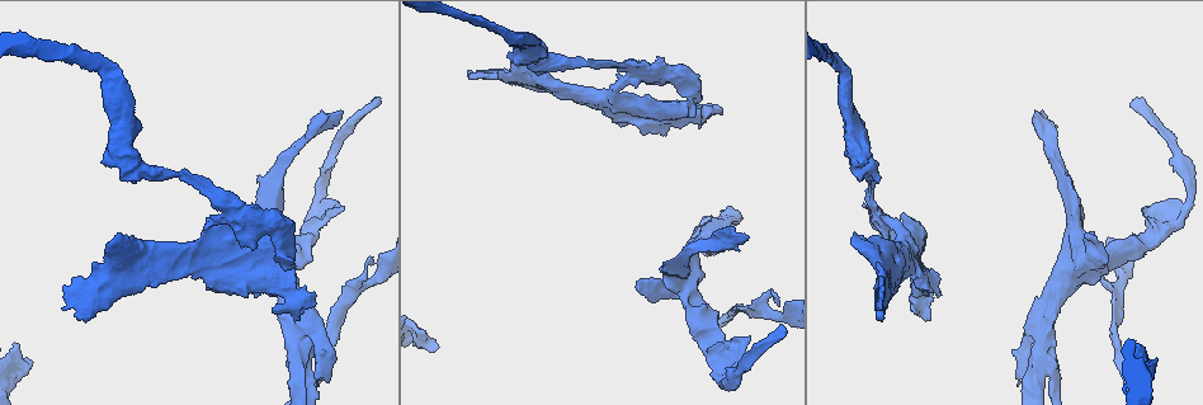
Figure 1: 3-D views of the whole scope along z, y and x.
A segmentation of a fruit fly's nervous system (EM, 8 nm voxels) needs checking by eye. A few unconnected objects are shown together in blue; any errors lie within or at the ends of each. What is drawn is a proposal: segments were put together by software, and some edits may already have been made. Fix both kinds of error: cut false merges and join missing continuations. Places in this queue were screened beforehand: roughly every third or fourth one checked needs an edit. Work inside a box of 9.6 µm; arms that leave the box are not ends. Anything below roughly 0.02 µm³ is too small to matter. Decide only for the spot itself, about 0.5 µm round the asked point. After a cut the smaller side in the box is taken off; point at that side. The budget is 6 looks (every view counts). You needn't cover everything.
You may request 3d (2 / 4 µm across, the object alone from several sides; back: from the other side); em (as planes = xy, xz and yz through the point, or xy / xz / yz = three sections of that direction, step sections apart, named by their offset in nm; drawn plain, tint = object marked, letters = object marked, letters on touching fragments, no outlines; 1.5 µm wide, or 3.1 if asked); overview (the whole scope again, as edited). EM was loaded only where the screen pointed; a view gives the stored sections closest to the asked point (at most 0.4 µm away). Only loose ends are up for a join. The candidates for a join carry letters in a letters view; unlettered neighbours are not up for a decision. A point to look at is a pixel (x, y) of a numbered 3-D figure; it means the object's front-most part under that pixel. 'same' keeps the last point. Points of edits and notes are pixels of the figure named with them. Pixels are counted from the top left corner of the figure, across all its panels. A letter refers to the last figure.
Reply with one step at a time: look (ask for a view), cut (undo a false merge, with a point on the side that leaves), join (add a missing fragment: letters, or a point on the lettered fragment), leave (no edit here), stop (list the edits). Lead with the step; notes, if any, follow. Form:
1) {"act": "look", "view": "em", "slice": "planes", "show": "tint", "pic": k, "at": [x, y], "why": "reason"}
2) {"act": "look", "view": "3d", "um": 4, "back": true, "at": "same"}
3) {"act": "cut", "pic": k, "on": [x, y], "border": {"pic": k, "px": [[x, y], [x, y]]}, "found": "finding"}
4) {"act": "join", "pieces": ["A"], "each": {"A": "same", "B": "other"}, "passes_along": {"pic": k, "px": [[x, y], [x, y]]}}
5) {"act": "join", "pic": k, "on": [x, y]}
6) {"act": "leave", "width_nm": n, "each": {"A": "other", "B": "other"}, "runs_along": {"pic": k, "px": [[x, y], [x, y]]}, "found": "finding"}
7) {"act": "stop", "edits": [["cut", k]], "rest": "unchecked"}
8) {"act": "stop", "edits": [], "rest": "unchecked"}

{"act": "look", "view": "3d", "um": 4, "back": true, "pic": 1, "at": [376, 99], "why": "free end"}

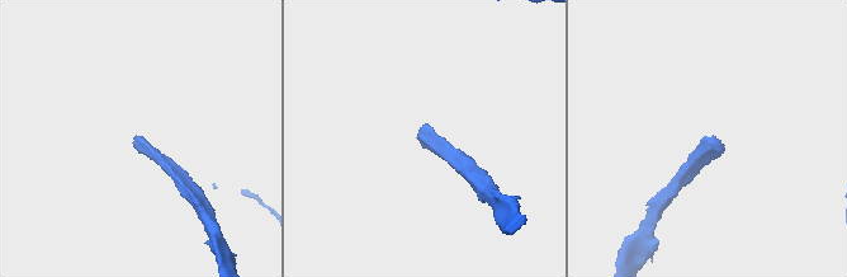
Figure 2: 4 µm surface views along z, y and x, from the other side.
{"act": "look", "view": "em", "slice": "planes", "show": "letters", "pic": 2, "at": [422, 134], "why": "now the EM"}

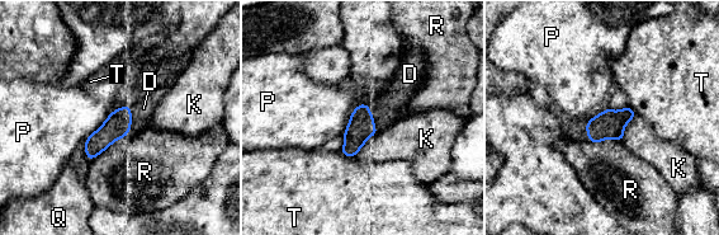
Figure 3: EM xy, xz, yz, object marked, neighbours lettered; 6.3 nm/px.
{"act": "join", "pieces": ["D"], "longest_contact_nm": ["R", 320], "each": {"D": "same", "K": "other", "P": "other", "Q": "other", "R": "other", "T": "other"}, "found": "it goes on there"}

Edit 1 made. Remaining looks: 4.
{"act": "look", "view": "3d", "um": 2, "back": true, "pic": 1, "at": [1156, 231]}

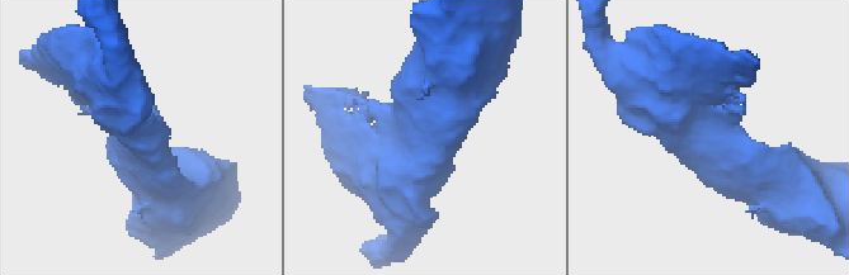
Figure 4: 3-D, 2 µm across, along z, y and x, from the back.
{"act": "look", "view": "em", "slice": "planes", "show": "letters", "pic": 4, "at": [702, 137]}

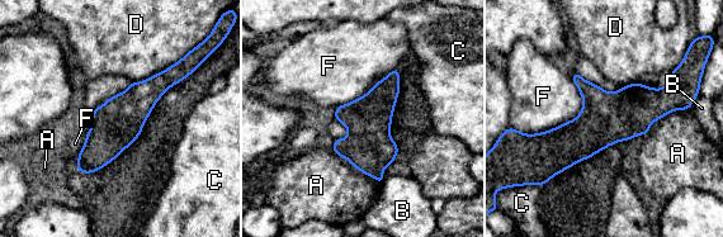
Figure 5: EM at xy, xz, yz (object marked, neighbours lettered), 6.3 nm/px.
{"act": "leave", "longest_contact_nm": ["F", 500], "each": {"A": "other", "B": "other", "C": "other", "D": "other", "F": "other"}, "runs_along": {"pic": 5, "px": [[679, 98], [534, 143]]}, "found": "one cell here"}

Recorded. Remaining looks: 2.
{"act": "stop", "edits": [["join", 3]], "rest": "unchecked"}

